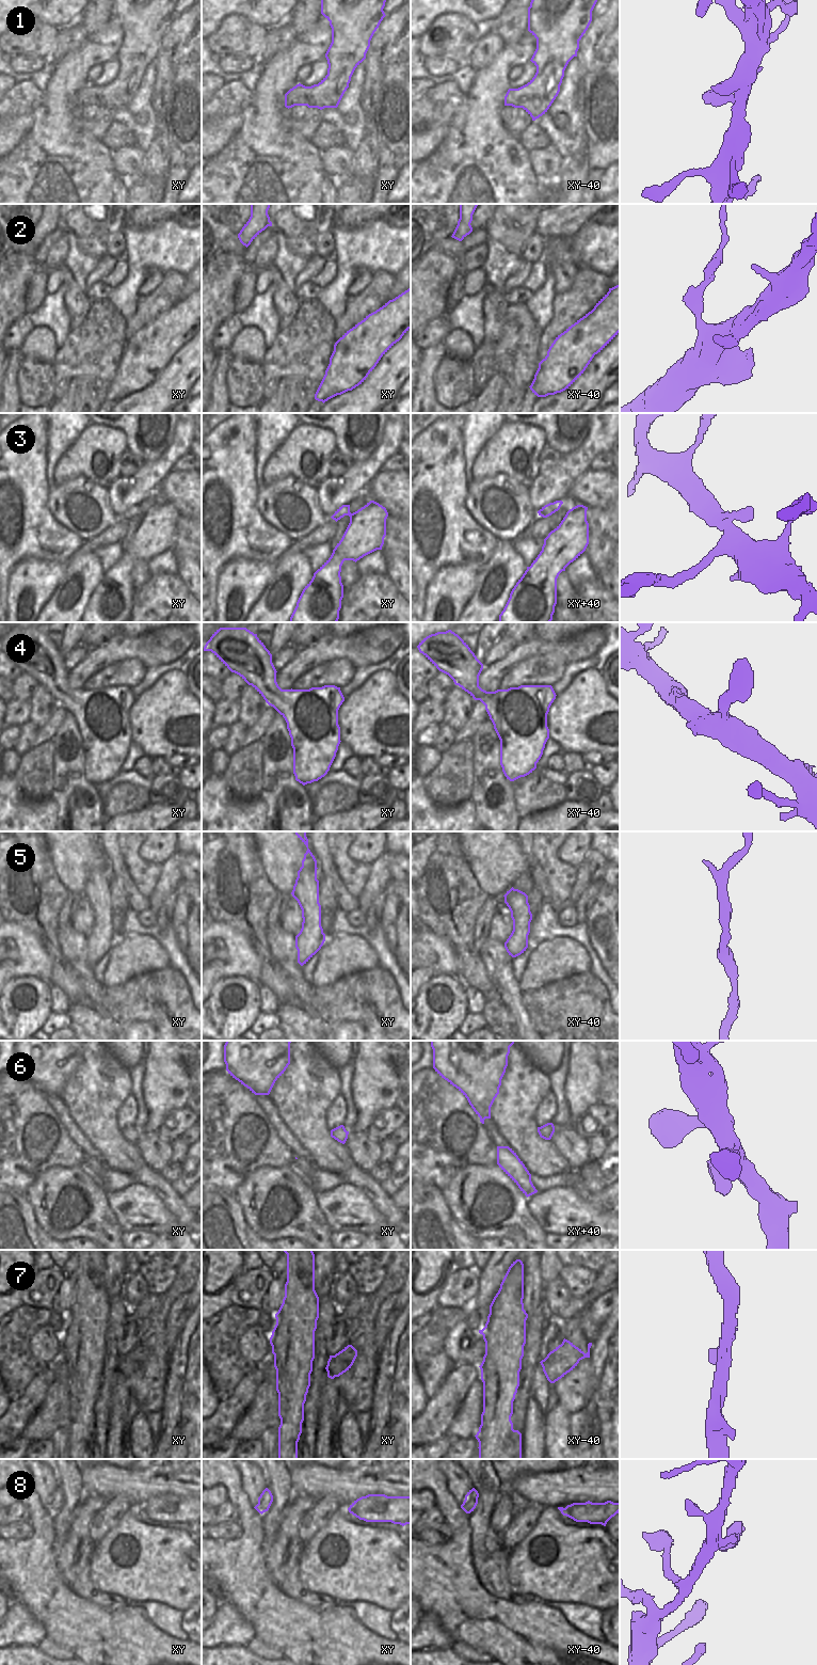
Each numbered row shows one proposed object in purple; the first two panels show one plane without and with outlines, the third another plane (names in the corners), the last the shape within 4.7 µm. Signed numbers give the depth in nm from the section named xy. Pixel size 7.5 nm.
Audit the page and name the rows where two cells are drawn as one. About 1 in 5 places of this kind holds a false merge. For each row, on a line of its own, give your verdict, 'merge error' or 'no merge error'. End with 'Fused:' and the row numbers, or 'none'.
1: no merge error
2: no merge error
3: no merge error
4: no merge error
5: no merge error
6: no merge error
7: no merge error
8: no merge error
Fused: none

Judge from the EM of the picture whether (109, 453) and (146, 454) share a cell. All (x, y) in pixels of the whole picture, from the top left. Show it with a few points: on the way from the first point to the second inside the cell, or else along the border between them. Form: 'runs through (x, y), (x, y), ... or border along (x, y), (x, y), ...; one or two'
border along (111, 427), (117, 427), (123, 431), (126, 448); two

